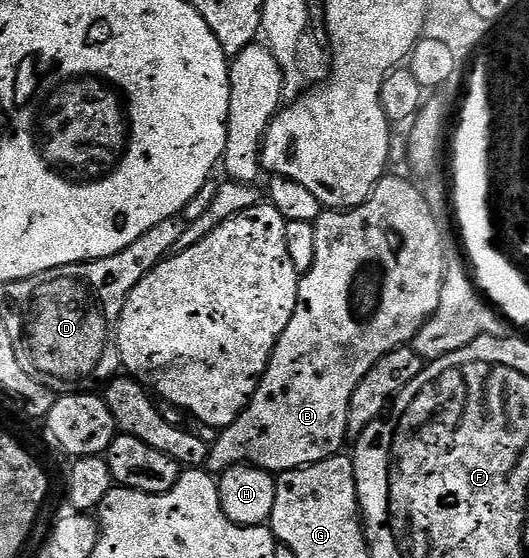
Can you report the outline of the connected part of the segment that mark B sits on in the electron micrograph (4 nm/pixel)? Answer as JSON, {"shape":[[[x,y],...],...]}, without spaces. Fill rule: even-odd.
{"shape":[[[386,174],[382,176],[377,185],[373,187],[373,193],[369,195],[357,208],[348,210],[325,210],[321,217],[315,222],[315,262],[311,270],[307,270],[299,280],[297,285],[297,305],[295,314],[291,314],[291,322],[287,322],[287,330],[279,338],[275,350],[271,354],[269,364],[265,367],[265,372],[261,375],[261,380],[257,384],[255,394],[250,398],[249,405],[239,414],[239,418],[231,426],[220,429],[217,441],[212,441],[207,468],[210,473],[220,474],[229,468],[236,468],[239,464],[247,464],[254,468],[264,468],[266,472],[280,474],[290,472],[296,468],[306,468],[309,464],[314,464],[320,460],[326,460],[328,456],[338,455],[341,448],[347,441],[349,431],[349,403],[351,394],[355,394],[355,386],[391,350],[408,345],[413,336],[423,327],[425,321],[435,314],[439,306],[439,298],[443,290],[445,281],[445,270],[447,259],[445,260],[445,240],[441,237],[442,225],[432,216],[424,191],[418,189],[413,184],[408,184],[401,176]]]}

